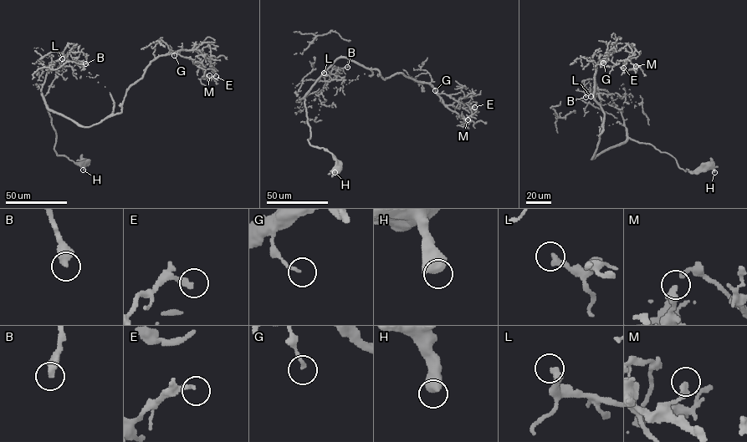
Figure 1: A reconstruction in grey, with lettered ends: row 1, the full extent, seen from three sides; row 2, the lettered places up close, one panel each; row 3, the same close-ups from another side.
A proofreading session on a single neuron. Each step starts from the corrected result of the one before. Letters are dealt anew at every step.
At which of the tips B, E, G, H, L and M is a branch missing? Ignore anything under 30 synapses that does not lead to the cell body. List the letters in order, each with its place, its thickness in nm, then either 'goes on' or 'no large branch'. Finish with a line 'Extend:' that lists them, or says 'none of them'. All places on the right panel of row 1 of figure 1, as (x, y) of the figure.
B: at (585, 97); 480 nm thick; no large branch
E: at (623, 68); 240 nm thick; no large branch
G: at (603, 63); 140 nm thick; no large branch
H: at (714, 172); 650 nm thick; no large branch
L: at (590, 96); 320 nm thick; no large branch
M: at (636, 66); 340 nm thick; no large branch
Extend: none of them

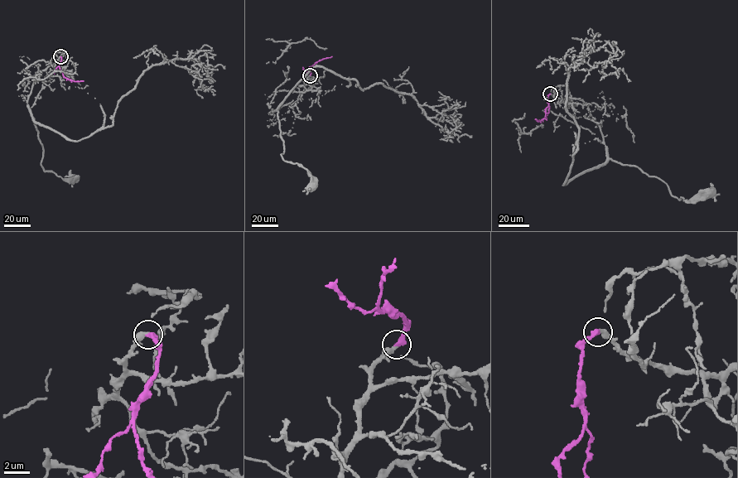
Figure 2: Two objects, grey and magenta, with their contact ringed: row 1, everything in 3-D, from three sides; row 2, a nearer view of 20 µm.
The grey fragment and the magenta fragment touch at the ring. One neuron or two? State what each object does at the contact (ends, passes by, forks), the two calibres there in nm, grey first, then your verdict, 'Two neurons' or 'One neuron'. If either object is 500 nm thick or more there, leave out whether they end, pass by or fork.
At the ring grey passes by. At the ring magenta ends. Thickness 280 nm (grey) against 400 nm. One neuron

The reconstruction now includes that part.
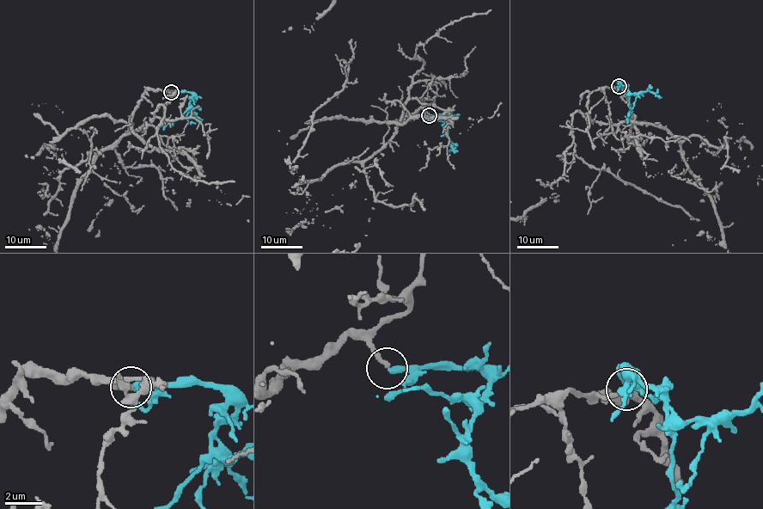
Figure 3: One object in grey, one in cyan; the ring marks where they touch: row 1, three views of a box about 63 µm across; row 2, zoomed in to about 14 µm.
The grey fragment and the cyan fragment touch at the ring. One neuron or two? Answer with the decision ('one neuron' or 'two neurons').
one neuron

